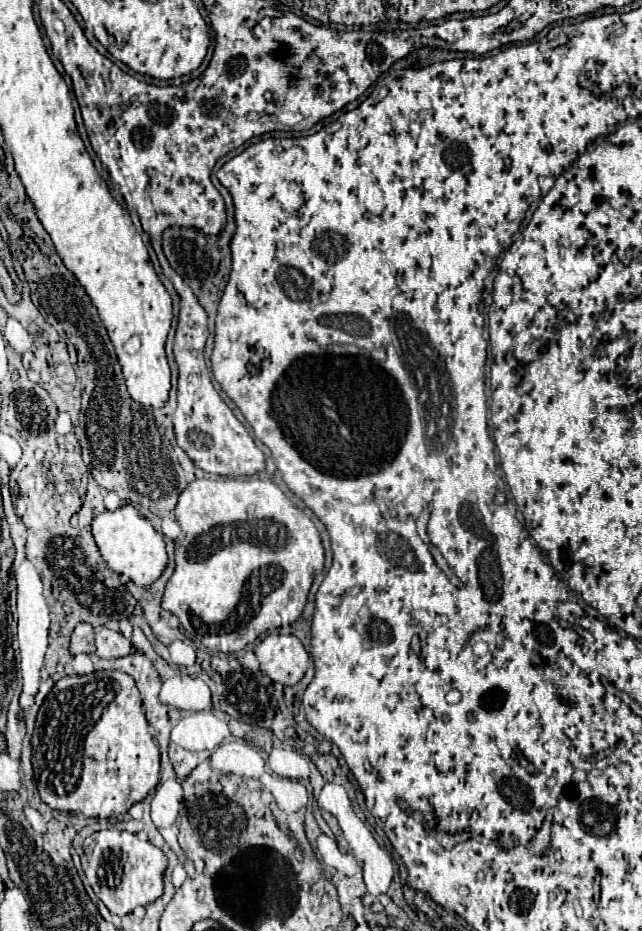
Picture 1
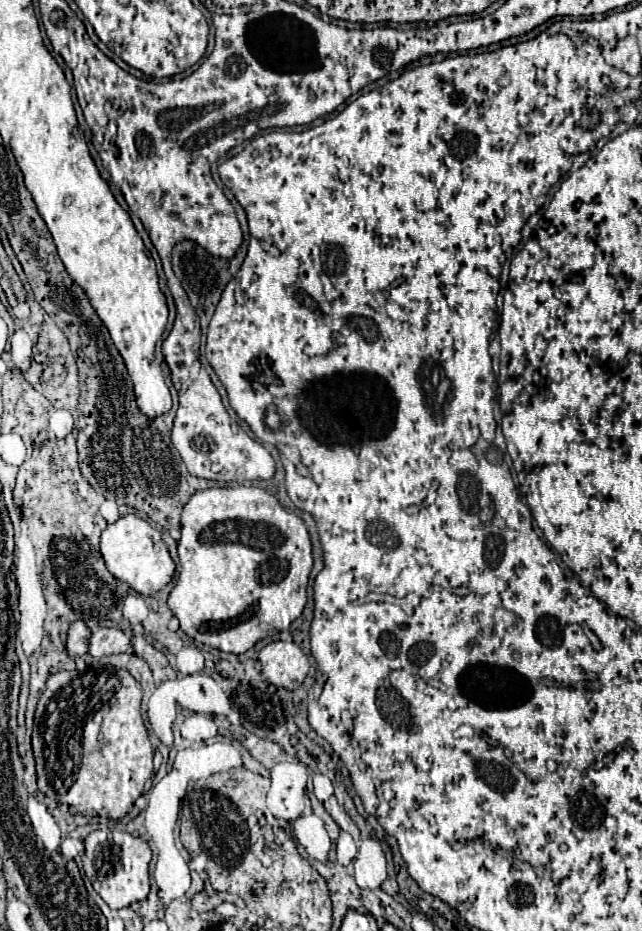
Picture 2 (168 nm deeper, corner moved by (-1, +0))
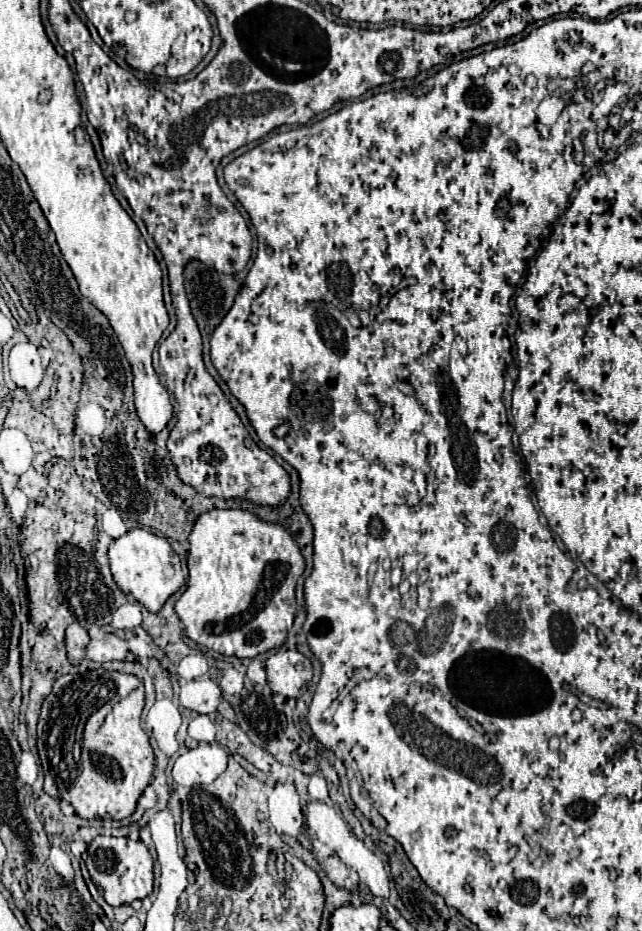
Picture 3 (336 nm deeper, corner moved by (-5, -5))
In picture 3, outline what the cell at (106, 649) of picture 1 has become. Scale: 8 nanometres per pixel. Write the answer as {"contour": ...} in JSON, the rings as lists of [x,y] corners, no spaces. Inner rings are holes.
{"contour":[[[104,634],[102,638],[90,640],[86,648],[86,658],[94,662],[110,662],[110,660],[124,660],[128,654],[126,640],[114,636],[114,634]]]}

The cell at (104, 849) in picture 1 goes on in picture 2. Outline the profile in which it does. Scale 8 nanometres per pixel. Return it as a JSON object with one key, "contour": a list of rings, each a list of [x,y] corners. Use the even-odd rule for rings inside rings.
{"contour":[[[94,831],[84,839],[84,845],[86,845],[86,853],[82,857],[84,873],[110,909],[130,907],[132,903],[144,901],[148,897],[152,849],[144,839],[122,831]]]}

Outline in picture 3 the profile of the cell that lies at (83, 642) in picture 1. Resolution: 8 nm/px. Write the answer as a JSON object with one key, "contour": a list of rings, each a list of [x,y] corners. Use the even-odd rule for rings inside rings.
{"contour":[[[70,624],[66,628],[66,652],[68,652],[68,660],[74,666],[78,666],[84,660],[86,646],[88,646],[88,632],[78,624]]]}

